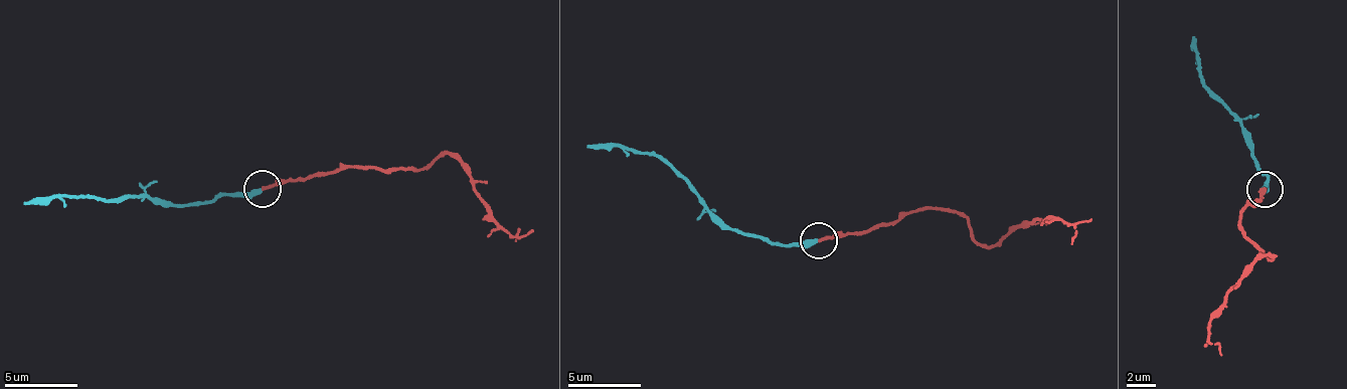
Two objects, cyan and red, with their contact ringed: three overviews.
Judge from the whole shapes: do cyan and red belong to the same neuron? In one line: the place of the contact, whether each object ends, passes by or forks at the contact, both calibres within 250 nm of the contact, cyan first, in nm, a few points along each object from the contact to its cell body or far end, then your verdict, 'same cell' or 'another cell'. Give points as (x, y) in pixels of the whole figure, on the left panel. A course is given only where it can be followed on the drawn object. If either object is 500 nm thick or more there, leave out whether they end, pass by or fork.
place (262, 189); cyan ends; red ends; calibres 360 and 200 nm; course cyan (263, 190), (164, 204), (95, 196), (35, 195), (24, 203); course red (263, 190), (357, 167), (421, 171), (446, 154), (457, 161), (497, 222), (512, 235), (520, 231), (516, 239); same cell

